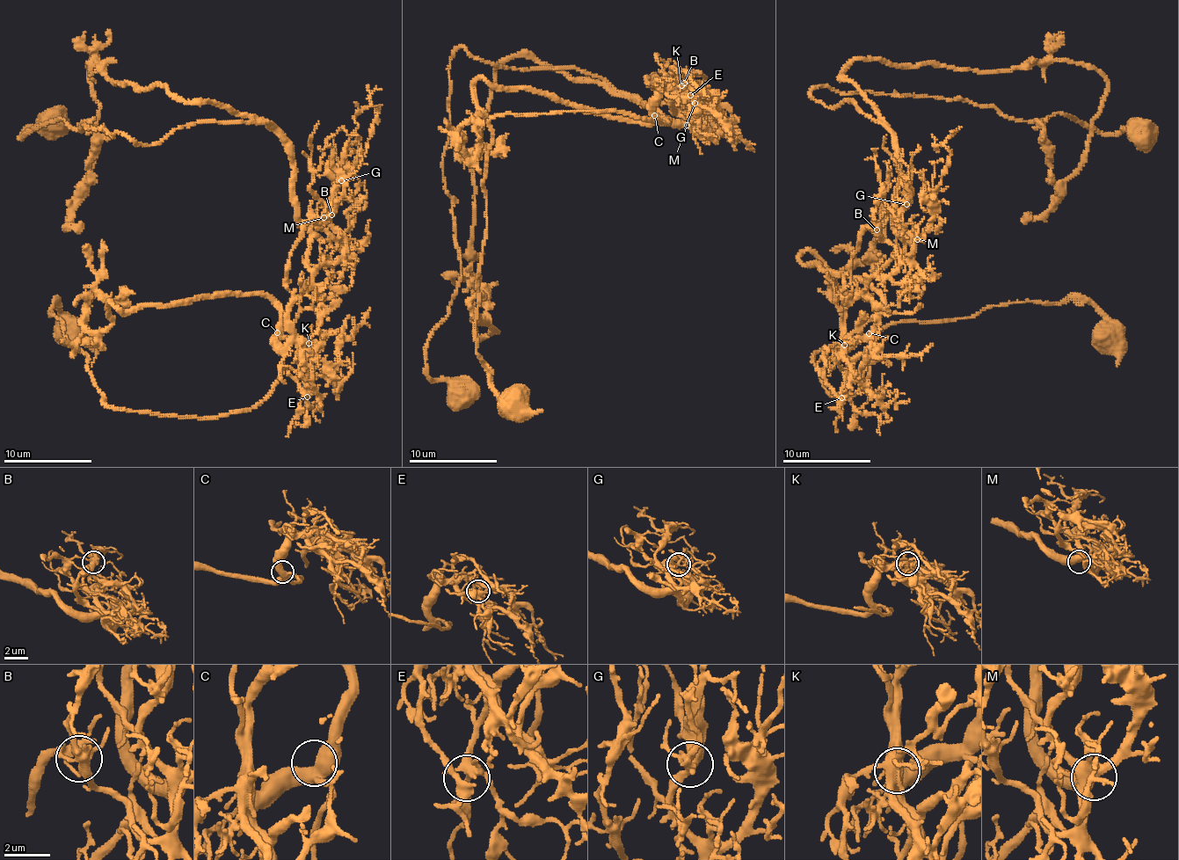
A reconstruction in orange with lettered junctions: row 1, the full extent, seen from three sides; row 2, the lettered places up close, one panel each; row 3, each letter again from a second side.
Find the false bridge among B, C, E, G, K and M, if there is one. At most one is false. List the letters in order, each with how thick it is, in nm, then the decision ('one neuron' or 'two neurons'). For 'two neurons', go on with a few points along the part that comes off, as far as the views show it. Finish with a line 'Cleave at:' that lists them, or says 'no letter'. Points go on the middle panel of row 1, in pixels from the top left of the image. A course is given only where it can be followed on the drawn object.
B: 360 nm thick; two neurons; foreign part runs (685, 82), (703, 120), (525, 56), (494, 69), (469, 272), (476, 334), (498, 332), (462, 291)
C: 440 nm thick; one neuron
E: 360 nm thick; one neuron
G: 300 nm thick; one neuron
K: 300 nm thick; one neuron
M: 500 nm thick; one neuron
Cleave at: B

